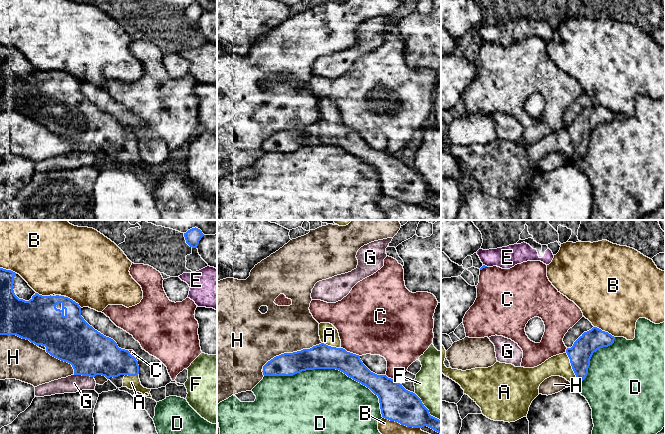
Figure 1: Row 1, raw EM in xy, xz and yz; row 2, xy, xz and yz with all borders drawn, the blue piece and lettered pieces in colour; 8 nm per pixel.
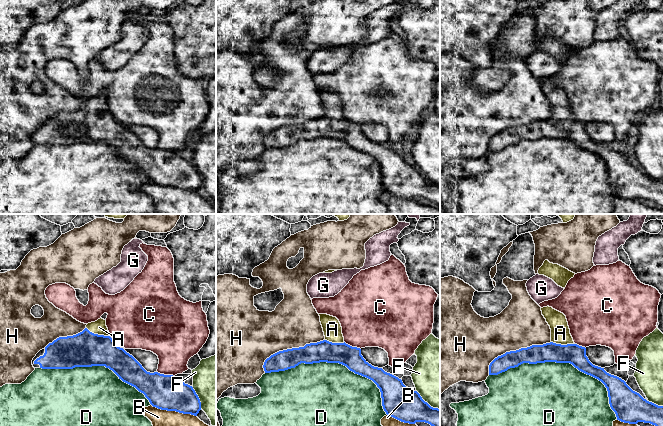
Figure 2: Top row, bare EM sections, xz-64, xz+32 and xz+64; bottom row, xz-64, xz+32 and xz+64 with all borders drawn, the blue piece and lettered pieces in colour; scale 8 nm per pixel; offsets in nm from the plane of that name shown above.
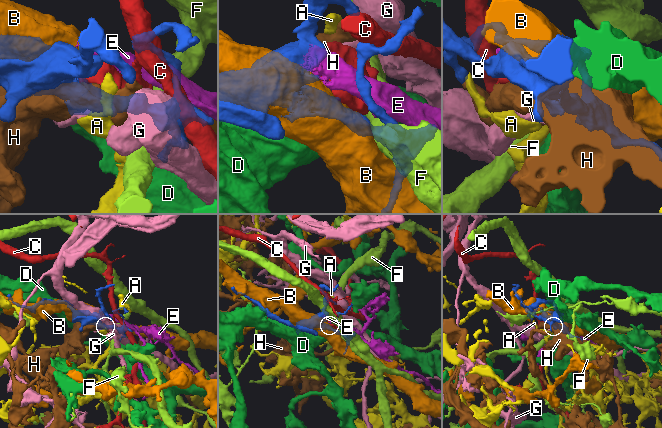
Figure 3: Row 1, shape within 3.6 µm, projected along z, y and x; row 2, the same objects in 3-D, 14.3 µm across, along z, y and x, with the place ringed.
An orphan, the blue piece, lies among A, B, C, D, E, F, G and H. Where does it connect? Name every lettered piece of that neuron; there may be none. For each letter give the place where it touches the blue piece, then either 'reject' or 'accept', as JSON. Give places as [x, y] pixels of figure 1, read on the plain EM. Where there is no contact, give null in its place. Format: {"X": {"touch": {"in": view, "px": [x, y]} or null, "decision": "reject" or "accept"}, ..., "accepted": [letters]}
{"A": {"touch": {"in": "yz", "px": [571, 140]}, "decision": "accept"}, "B": {"touch": {"in": "xz", "px": [402, 200]}, "decision": "reject"}, "C": {"touch": {"in": "xz", "px": [349, 128]}, "decision": "reject"}, "D": {"touch": {"in": "xz", "px": [331, 144]}, "decision": "reject"}, "E": {"touch": {"in": "yz", "px": [484, 41]}, "decision": "reject"}, "F": {"touch": {"in": "xz", "px": [427, 185]}, "decision": "reject"}, "G": {"touch": {"in": "xy", "px": [84, 151]}, "decision": "reject"}, "H": {"touch": {"in": "xz", "px": [291, 129]}, "decision": "reject"}, "accepted": ["A"]}

